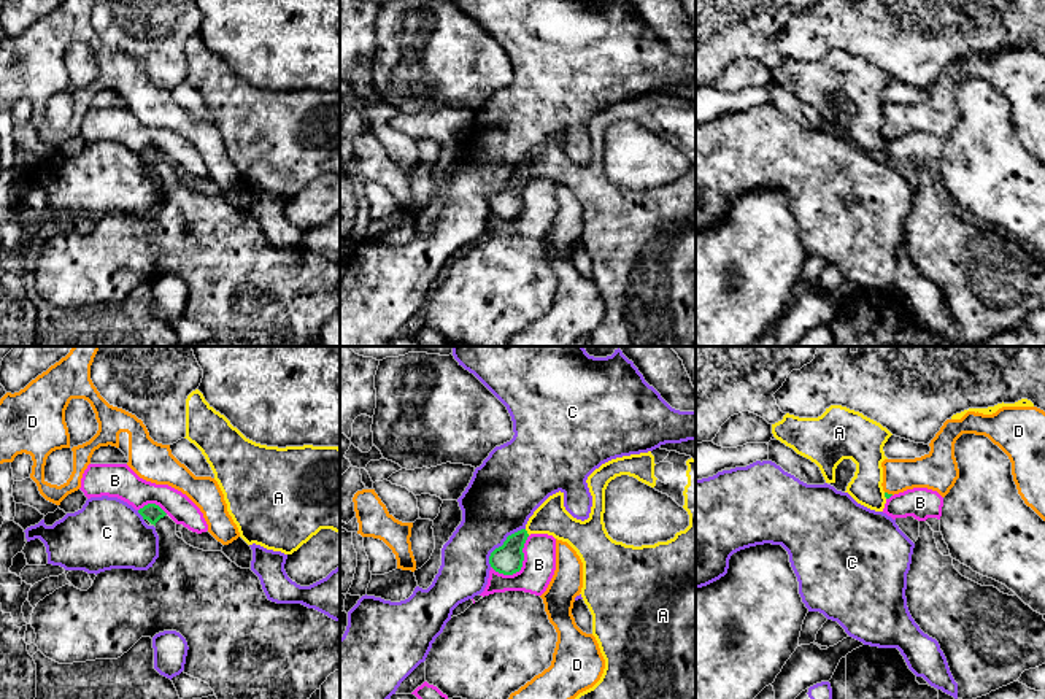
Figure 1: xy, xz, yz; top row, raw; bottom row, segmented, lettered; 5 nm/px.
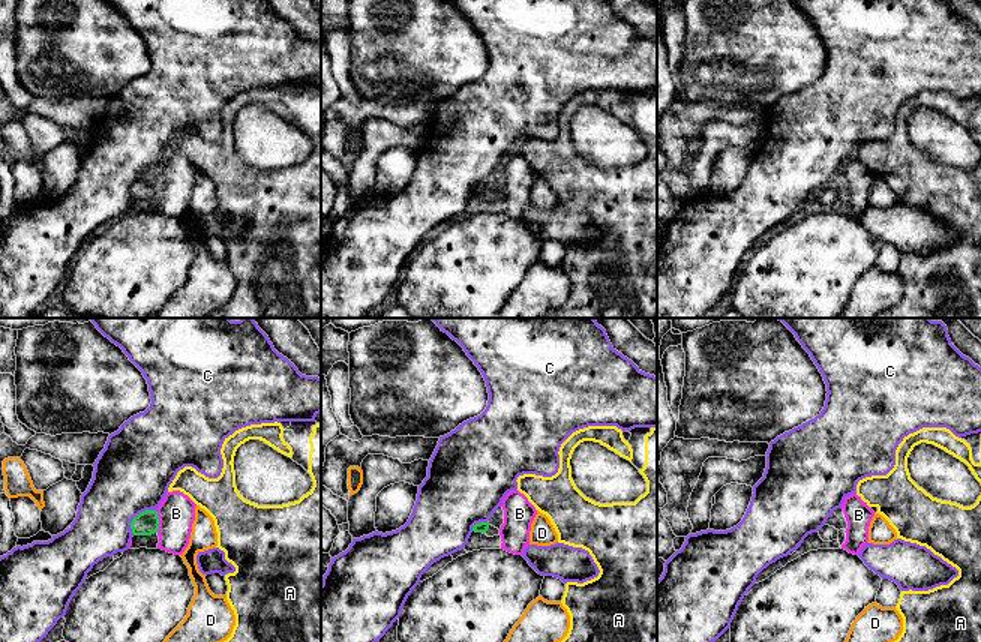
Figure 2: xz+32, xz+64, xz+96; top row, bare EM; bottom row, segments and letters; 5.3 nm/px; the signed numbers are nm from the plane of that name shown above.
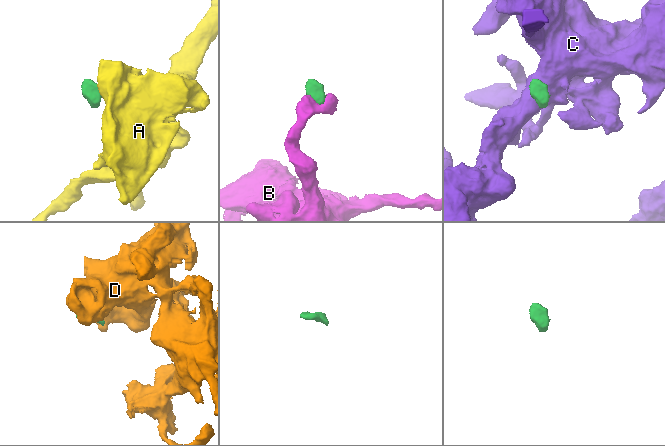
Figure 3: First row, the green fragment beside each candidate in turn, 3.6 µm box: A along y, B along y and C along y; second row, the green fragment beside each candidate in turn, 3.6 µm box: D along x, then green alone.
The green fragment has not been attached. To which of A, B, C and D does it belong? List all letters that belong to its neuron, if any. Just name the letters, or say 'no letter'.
no letter

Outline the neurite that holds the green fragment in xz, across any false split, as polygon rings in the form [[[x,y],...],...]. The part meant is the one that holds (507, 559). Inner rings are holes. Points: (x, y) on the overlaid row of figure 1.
[[[521,529],[507,537],[502,546],[496,548],[489,556],[491,567],[503,575],[513,575],[521,570],[524,561],[524,543],[529,534]]]

